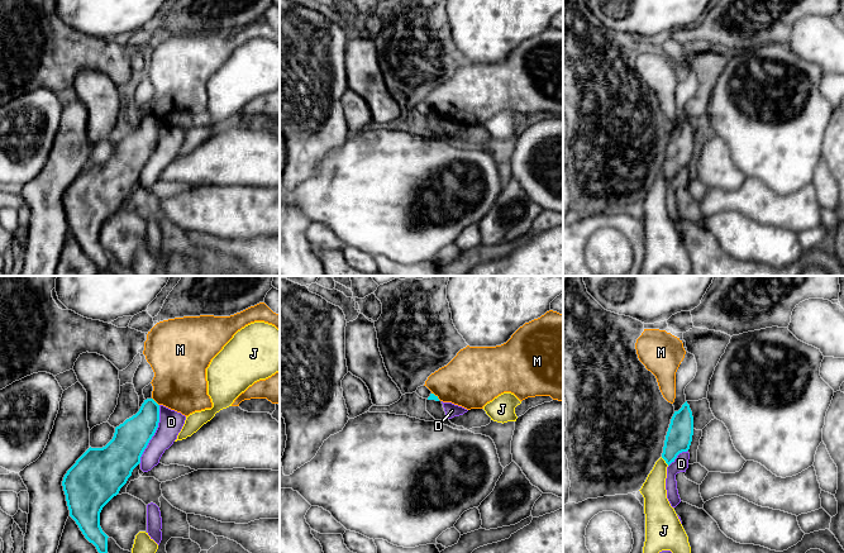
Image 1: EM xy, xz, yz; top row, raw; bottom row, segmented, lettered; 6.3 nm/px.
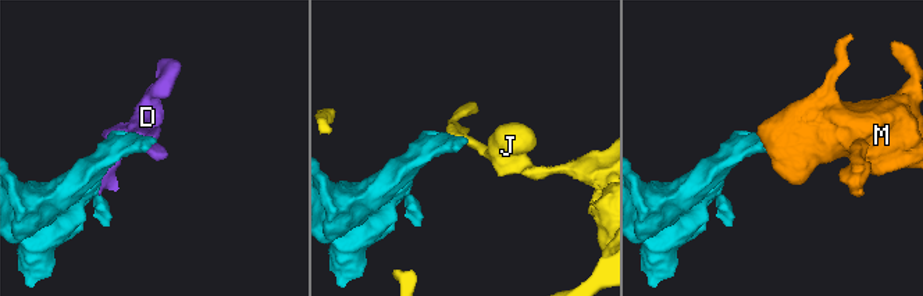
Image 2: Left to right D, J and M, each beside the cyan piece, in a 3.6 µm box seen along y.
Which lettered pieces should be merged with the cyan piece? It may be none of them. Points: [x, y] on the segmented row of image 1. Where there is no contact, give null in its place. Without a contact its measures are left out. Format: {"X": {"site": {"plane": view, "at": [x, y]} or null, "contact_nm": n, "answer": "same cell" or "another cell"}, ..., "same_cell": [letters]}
{"D": {"site": {"plane": "xy", "at": [153, 434]}, "contact_nm": 400, "answer": "another cell"}, "J": {"site": {"plane": "yz", "at": [664, 459]}, "contact_nm": 80, "answer": "another cell"}, "M": {"site": {"plane": "xy", "at": [155, 401]}, "contact_nm": 70, "answer": "another cell"}, "same_cell": []}

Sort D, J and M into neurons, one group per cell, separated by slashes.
D / J / M

